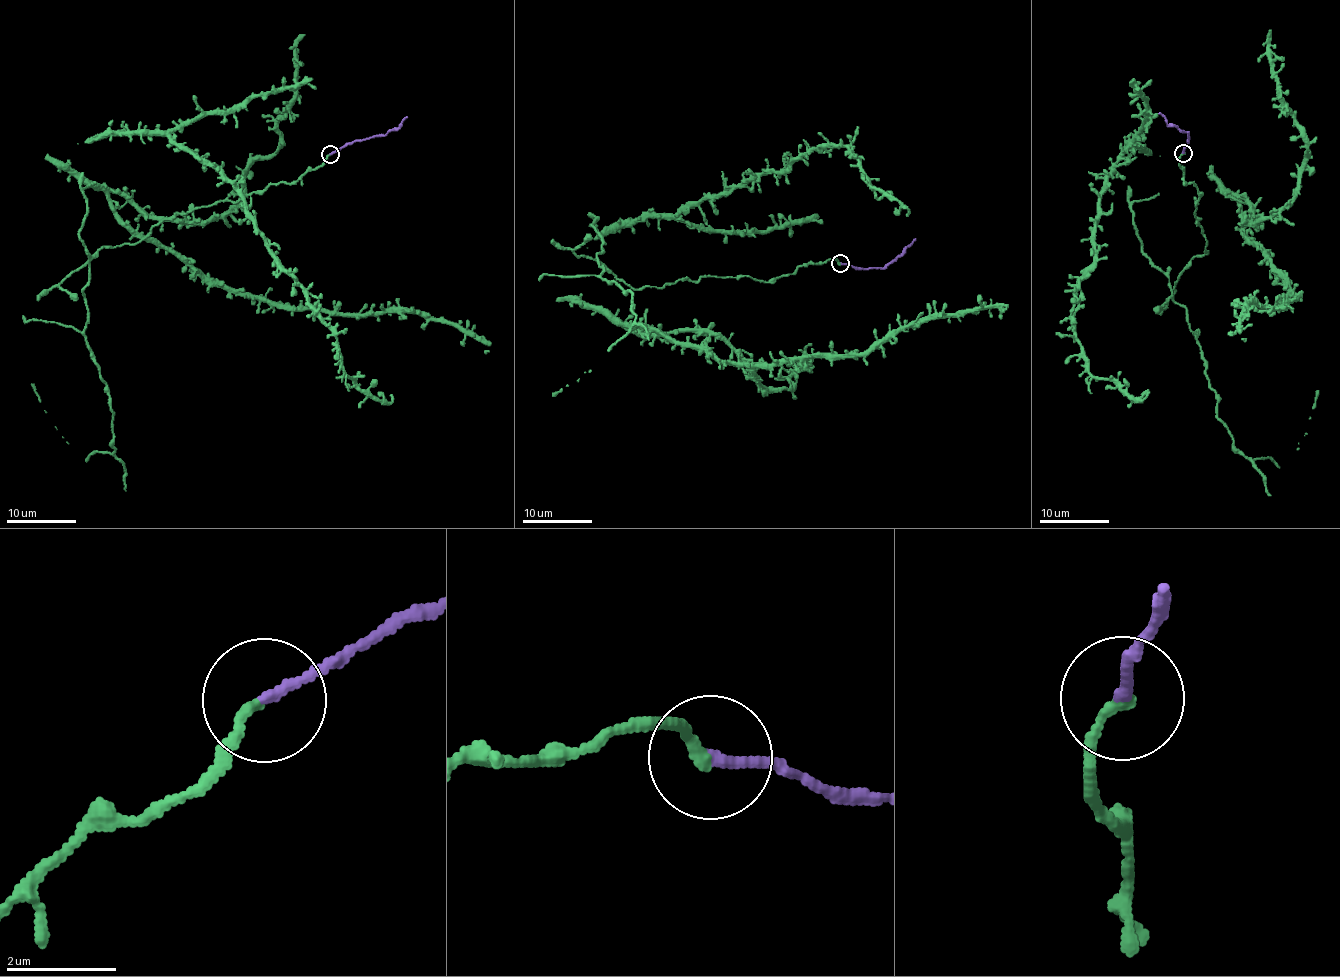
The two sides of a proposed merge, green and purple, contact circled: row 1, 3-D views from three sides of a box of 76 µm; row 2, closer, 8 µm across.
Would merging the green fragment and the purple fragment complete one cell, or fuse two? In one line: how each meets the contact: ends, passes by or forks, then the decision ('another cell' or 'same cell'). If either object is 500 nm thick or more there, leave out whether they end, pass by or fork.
green ends | purple ends | same cell

